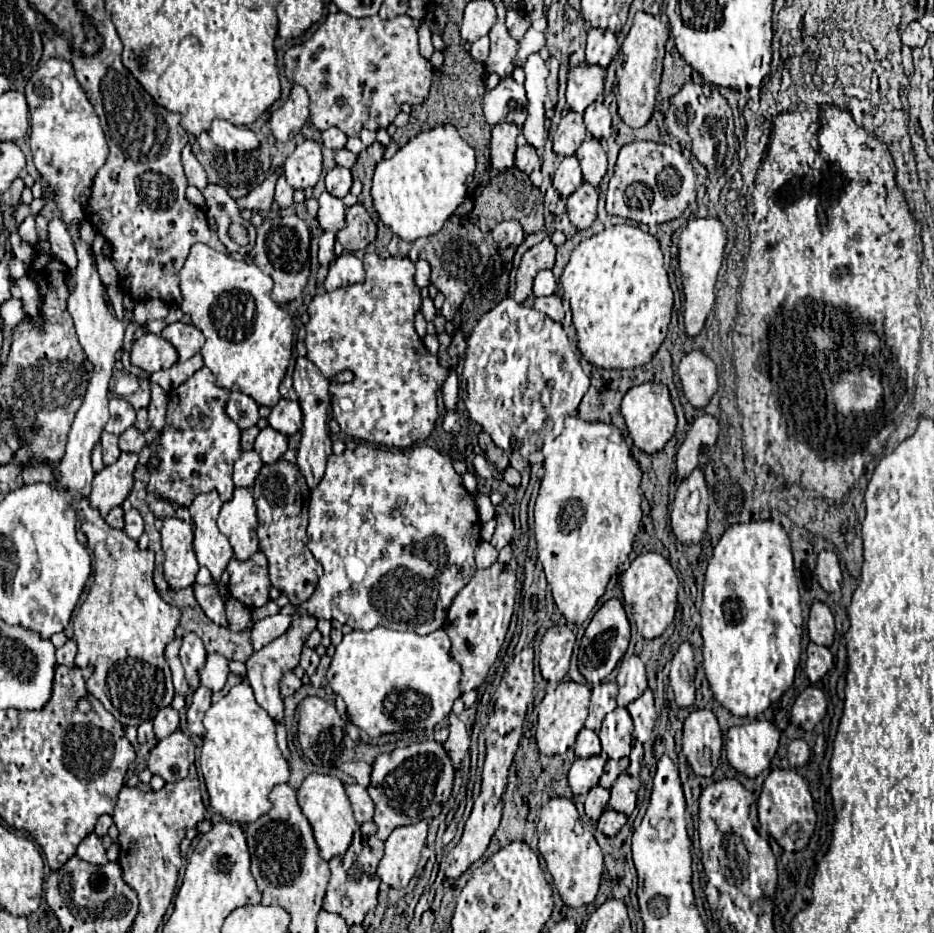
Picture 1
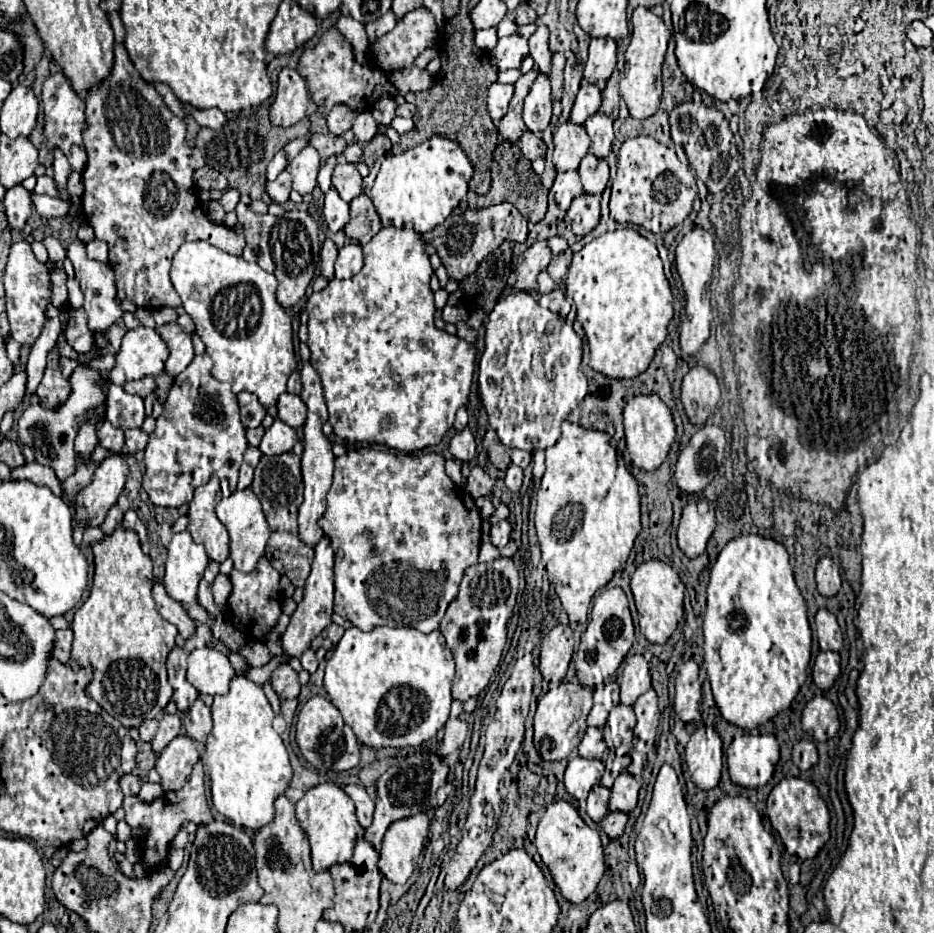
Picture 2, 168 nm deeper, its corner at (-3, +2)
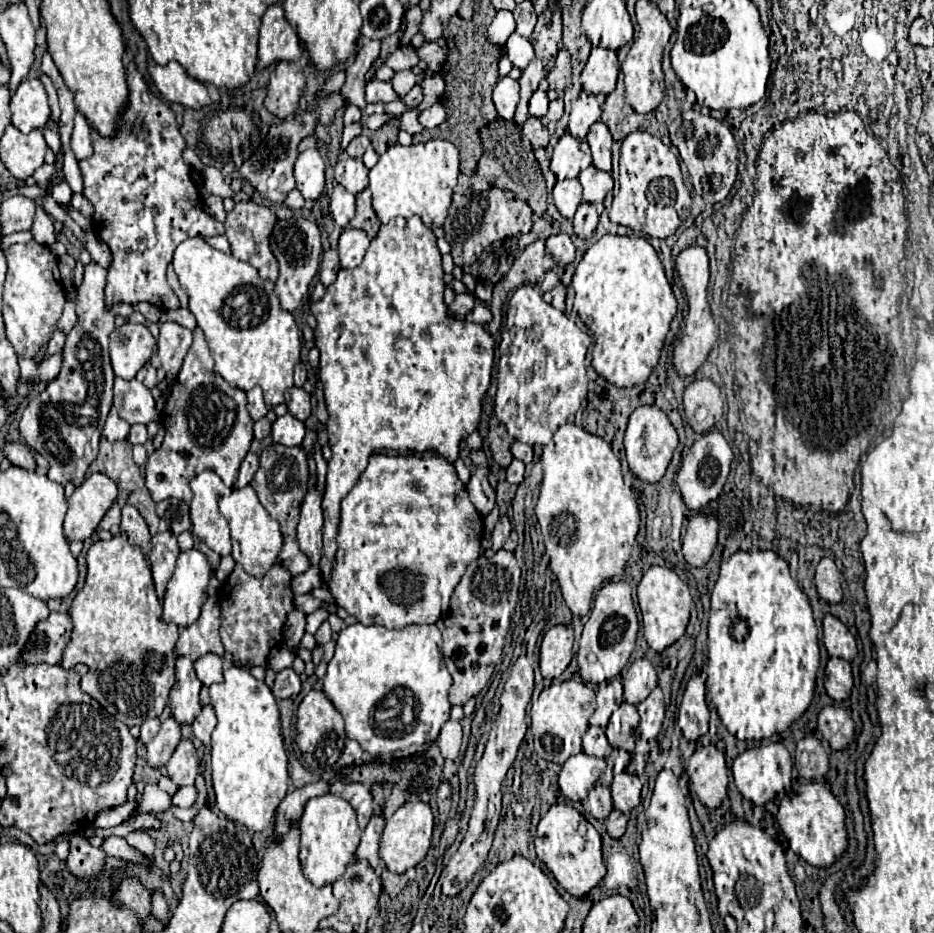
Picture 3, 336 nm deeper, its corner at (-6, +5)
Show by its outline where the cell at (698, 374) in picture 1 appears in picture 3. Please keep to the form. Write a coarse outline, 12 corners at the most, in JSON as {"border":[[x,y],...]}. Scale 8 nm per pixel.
{"border":[[695,380],[683,394],[685,420],[697,432],[723,416],[719,386]]}

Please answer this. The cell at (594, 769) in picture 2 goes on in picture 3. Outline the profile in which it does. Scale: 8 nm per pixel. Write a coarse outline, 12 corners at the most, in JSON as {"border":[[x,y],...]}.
{"border":[[585,752],[569,758],[559,772],[559,790],[583,802],[605,772],[605,760]]}

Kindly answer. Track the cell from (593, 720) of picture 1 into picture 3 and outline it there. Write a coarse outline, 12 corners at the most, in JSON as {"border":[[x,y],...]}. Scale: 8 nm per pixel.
{"border":[[613,679],[596,692],[590,725],[605,729],[623,702],[623,685]]}

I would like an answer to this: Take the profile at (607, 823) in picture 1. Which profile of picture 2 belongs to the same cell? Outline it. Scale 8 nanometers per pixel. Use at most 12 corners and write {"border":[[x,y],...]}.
{"border":[[608,813],[598,823],[610,839],[622,835],[628,815]]}

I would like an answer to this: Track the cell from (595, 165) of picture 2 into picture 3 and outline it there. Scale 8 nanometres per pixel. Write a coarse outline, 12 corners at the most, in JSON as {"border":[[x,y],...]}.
{"border":[[589,166],[579,174],[583,202],[601,204],[613,190],[609,172]]}

